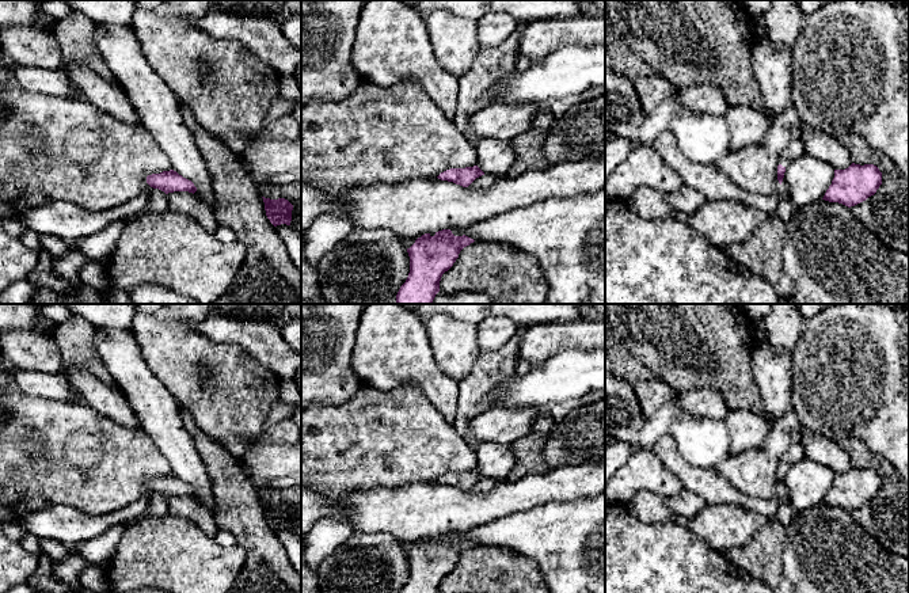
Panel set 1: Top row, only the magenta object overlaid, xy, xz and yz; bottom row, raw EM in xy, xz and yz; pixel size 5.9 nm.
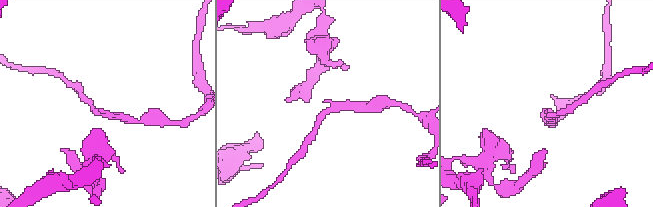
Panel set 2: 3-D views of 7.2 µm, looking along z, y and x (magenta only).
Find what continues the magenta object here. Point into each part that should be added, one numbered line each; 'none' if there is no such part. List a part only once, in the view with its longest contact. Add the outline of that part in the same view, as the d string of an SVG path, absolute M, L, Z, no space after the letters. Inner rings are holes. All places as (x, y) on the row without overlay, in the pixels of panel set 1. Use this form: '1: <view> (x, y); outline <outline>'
1: yz (795, 452); outline M803 442L795 444L788 449L786 456L780 460L779 468L787 472L788 468L796 461L799 461L803 456L805 456Z

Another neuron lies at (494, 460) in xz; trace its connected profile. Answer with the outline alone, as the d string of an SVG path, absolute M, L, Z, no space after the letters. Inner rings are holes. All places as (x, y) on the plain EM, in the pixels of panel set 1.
M480 441L475 453L478 457L478 471L498 483L505 482L516 465L516 456L509 444L495 444Z

